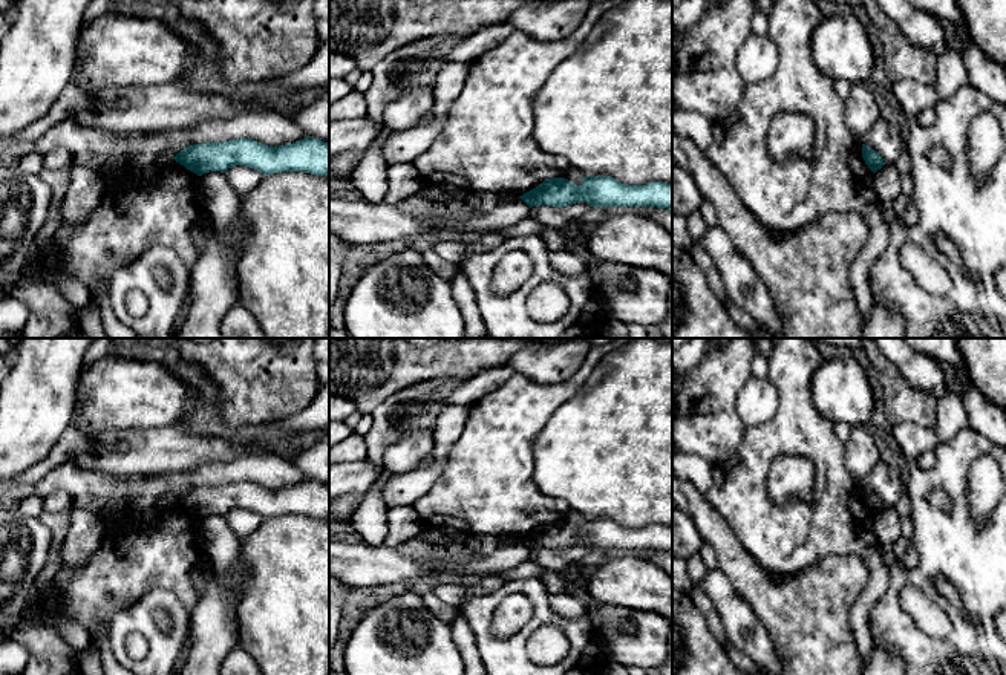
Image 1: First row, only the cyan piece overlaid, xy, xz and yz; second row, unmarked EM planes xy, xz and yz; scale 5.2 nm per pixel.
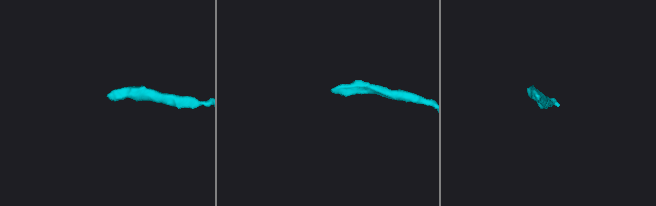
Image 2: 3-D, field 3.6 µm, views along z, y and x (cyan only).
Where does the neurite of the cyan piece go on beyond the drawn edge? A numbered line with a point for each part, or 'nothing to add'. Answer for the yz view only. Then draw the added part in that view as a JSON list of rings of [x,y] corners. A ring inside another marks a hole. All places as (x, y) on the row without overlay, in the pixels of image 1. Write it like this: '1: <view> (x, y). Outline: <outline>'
nothing to add

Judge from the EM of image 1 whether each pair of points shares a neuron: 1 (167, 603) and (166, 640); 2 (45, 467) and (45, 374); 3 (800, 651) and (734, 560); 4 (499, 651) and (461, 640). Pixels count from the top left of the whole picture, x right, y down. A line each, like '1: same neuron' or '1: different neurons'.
1: same neuron
2: different neurons
3: same neuron
4: different neurons

